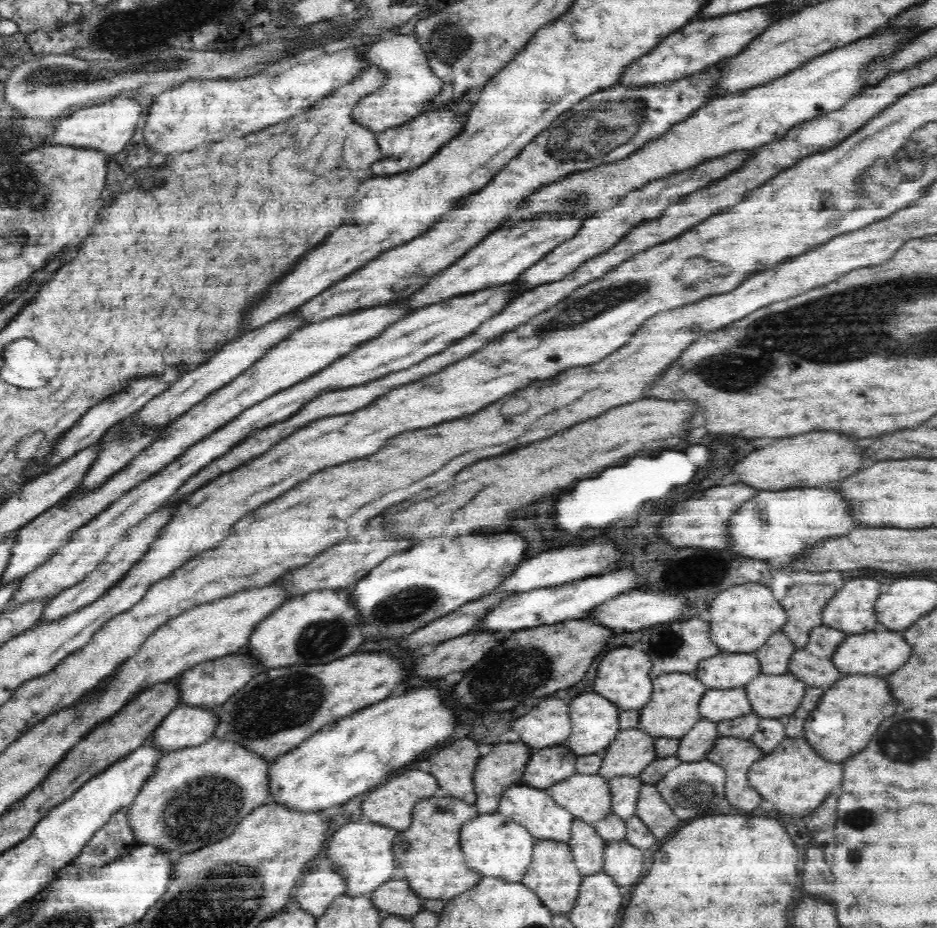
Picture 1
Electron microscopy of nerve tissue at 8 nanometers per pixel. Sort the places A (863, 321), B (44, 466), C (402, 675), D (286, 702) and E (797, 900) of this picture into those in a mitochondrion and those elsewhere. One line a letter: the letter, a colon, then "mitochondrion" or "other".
A: mitochondrion
B: other
C: other
D: mitochondrion
E: other

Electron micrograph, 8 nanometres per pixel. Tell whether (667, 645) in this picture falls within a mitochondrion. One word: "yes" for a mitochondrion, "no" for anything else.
yes

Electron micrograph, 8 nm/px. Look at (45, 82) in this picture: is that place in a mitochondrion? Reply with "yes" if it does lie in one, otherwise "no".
yes

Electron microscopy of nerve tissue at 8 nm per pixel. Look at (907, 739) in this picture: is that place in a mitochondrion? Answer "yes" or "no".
yes

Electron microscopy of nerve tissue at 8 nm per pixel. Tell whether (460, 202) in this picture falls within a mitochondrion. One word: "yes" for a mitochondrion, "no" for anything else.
no

